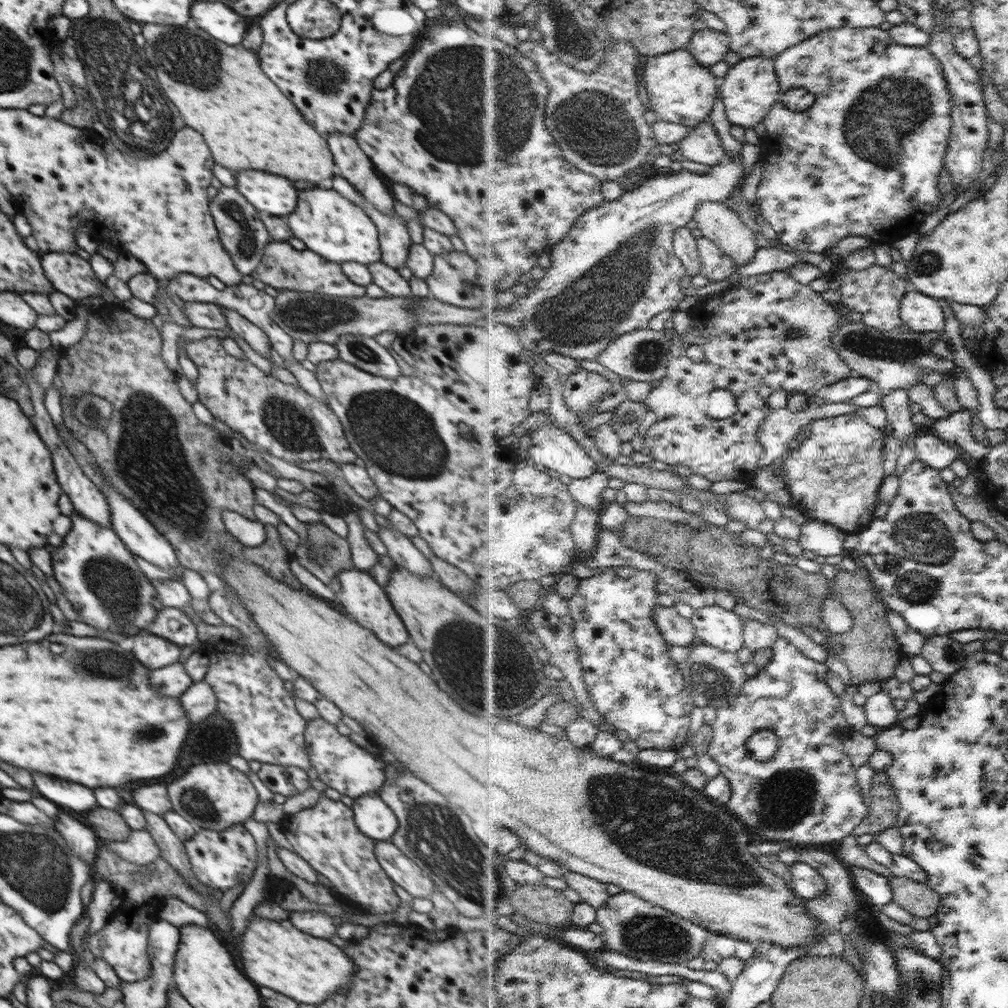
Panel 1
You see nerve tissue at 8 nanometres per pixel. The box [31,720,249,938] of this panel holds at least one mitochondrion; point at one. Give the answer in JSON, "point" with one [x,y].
{"point":[192,799]}

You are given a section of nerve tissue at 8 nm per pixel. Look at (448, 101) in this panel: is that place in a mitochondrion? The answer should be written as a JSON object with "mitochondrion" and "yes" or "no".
{"mitochondrion":"yes"}

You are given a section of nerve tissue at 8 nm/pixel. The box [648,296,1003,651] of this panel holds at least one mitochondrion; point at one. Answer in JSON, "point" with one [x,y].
{"point":[921,539]}

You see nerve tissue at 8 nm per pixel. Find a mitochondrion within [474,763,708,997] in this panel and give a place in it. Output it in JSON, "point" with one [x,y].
{"point":[646,934]}

